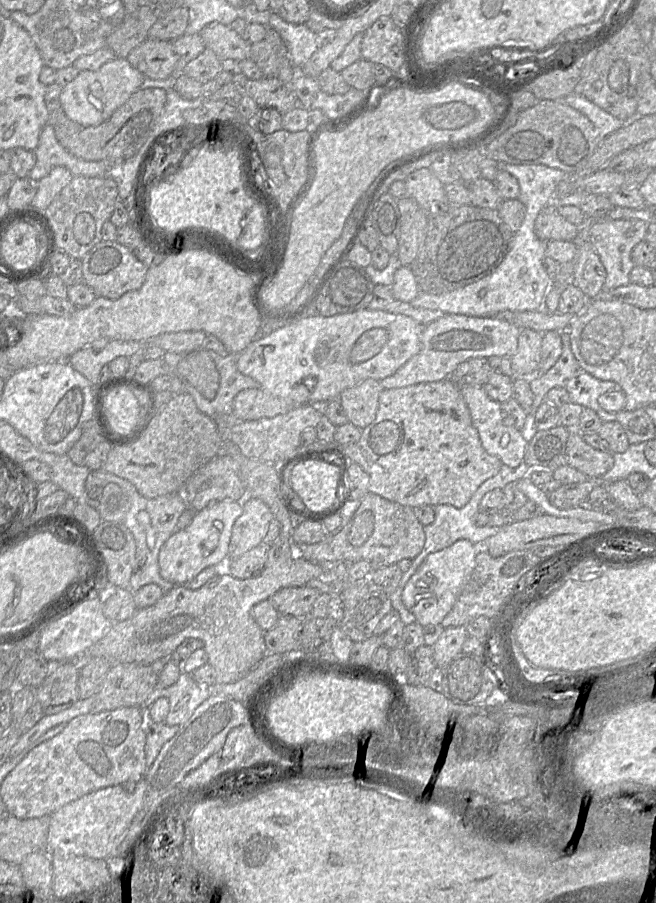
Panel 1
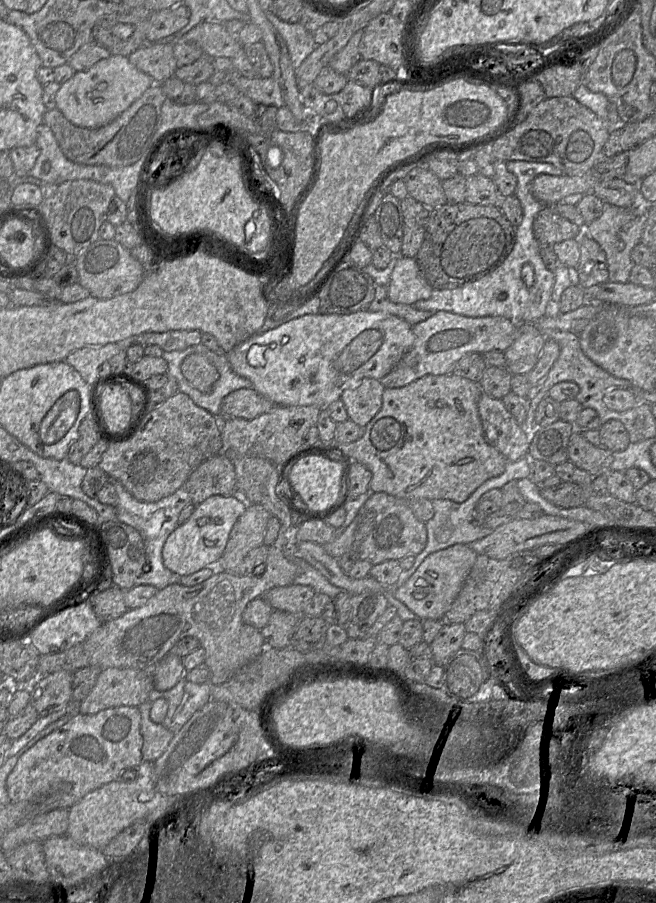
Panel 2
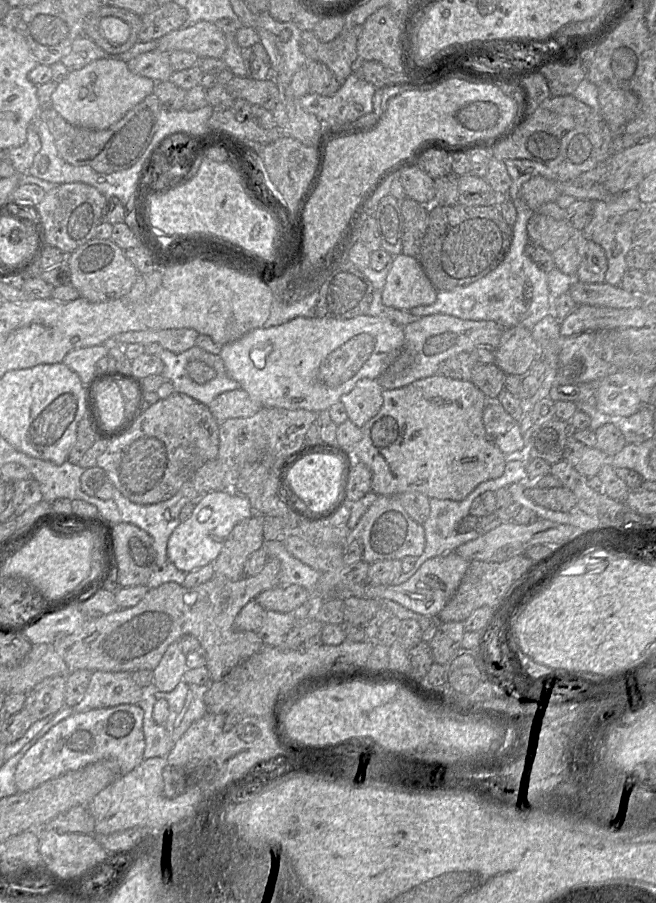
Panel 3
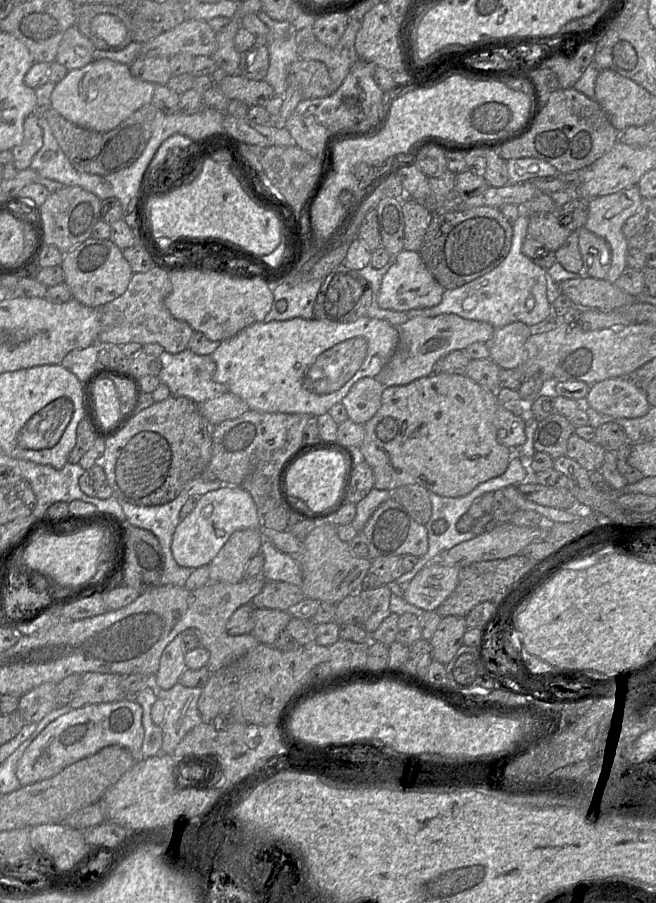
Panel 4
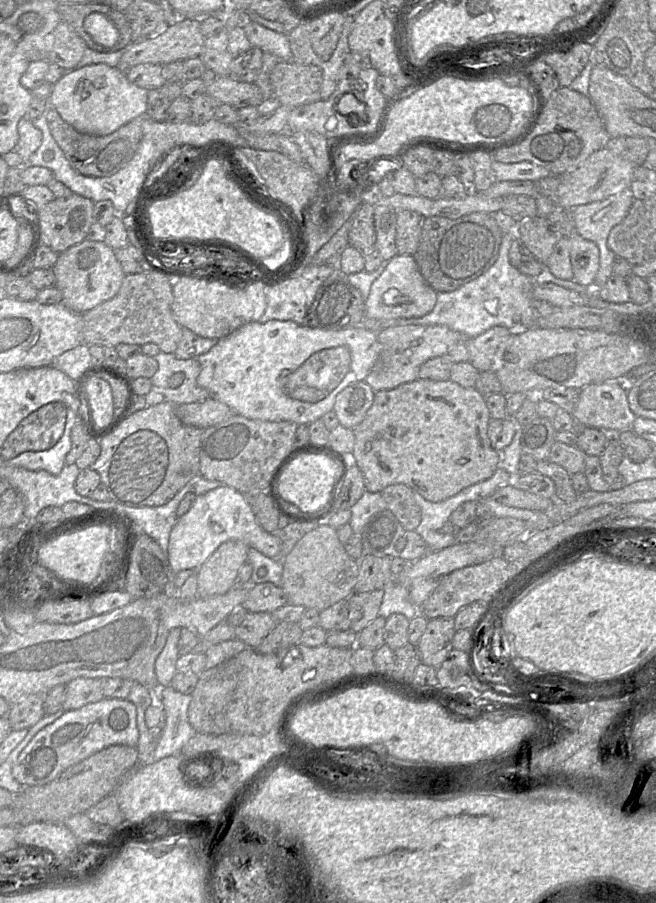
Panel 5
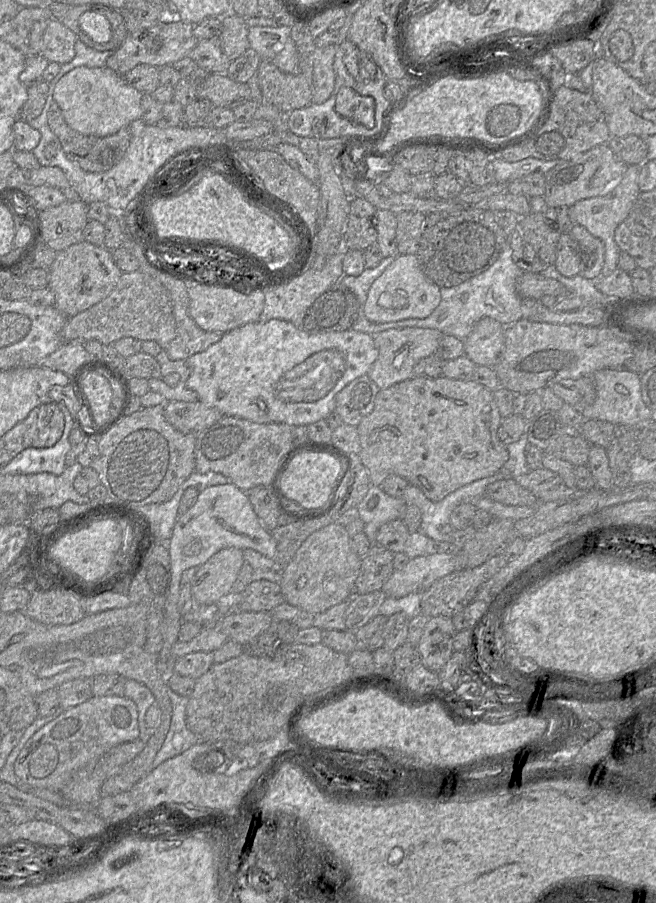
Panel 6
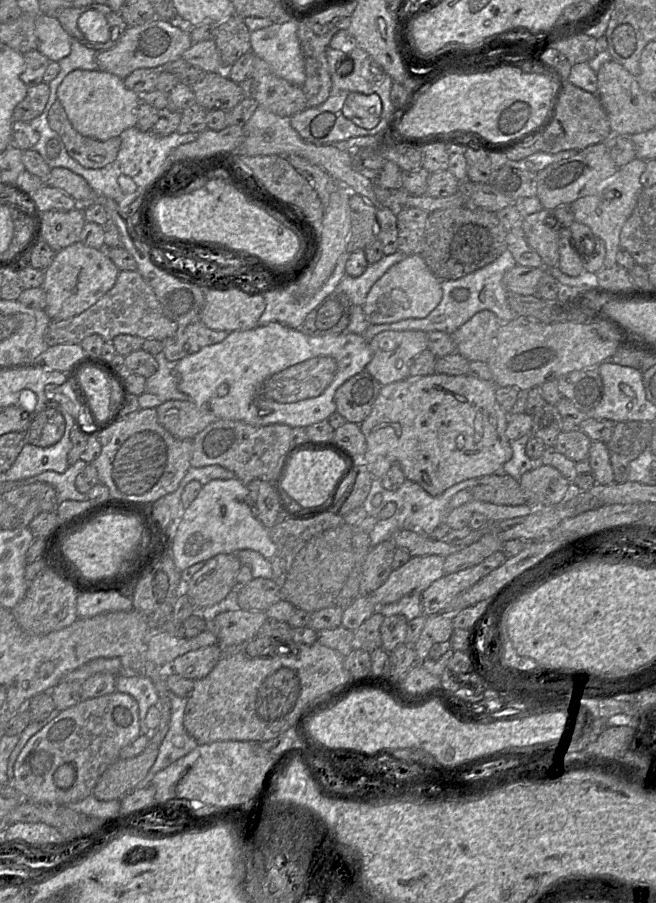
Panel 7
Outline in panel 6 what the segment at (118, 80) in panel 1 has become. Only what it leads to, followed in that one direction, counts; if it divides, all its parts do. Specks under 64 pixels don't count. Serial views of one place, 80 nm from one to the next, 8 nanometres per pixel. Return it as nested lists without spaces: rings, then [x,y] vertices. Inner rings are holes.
[[[76,67],[57,82],[53,99],[67,124],[79,133],[105,137],[113,135],[142,117],[143,93],[129,85],[124,76],[108,67]]]

